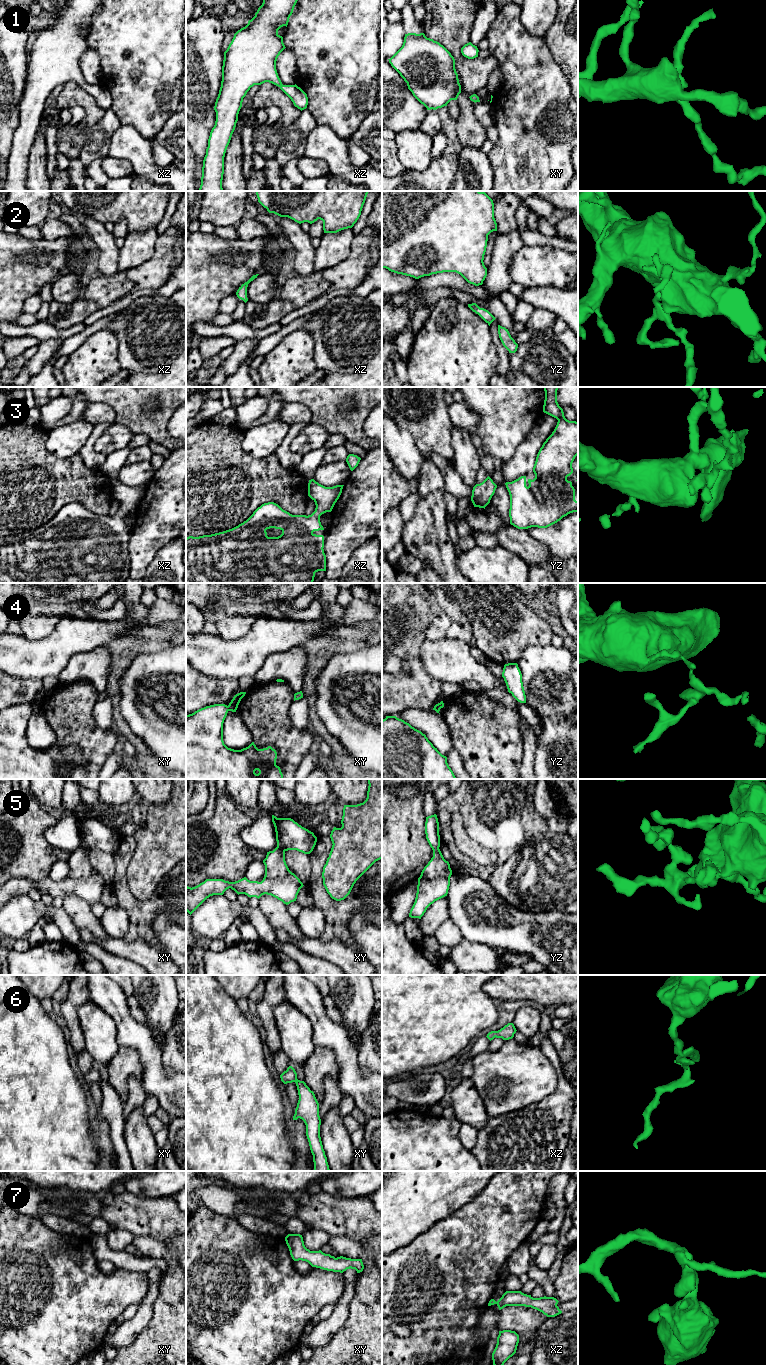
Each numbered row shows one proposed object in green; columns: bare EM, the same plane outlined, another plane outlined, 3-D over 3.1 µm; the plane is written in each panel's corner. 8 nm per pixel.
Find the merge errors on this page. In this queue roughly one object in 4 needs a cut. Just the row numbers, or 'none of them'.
4, 5

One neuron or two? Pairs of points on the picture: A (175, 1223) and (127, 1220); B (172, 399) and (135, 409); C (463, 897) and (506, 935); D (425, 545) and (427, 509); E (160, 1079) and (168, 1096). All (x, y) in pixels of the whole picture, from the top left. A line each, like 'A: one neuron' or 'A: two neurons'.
A: one neuron
B: one neuron
C: one neuron
D: one neuron
E: one neuron

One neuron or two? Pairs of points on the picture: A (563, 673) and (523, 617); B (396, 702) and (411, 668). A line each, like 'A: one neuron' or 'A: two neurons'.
A: two neurons
B: one neuron

